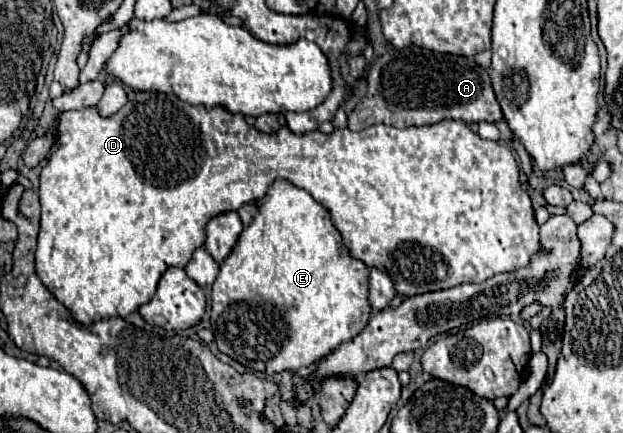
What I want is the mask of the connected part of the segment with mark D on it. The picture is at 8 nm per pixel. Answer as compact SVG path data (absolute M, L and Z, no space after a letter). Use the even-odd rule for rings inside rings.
M139 92L137 102L125 104L117 114L109 118L101 118L97 114L97 108L83 108L83 110L69 110L63 112L61 124L59 124L59 140L55 146L55 152L51 152L45 168L41 170L41 186L39 186L39 198L41 198L41 228L37 236L37 250L35 250L35 268L41 282L47 286L47 290L71 312L71 316L79 324L93 324L97 320L107 320L113 316L127 318L131 312L135 312L139 306L147 304L157 288L157 282L161 274L171 268L179 266L185 268L191 260L191 254L195 248L203 246L205 242L205 224L229 210L241 208L245 202L259 200L269 184L273 184L277 178L289 180L297 188L307 190L319 204L323 204L333 218L333 224L343 234L343 242L349 248L351 256L357 260L363 260L367 266L377 266L379 270L385 270L395 290L401 296L415 296L435 290L447 290L459 284L469 282L483 282L499 272L515 272L517 268L523 268L529 264L531 256L541 252L539 242L539 224L535 222L535 212L531 206L529 194L521 188L519 182L519 166L515 162L513 152L491 140L479 138L475 132L467 128L465 122L459 120L443 120L431 126L411 126L411 128L395 128L387 124L375 124L361 132L353 132L349 128L335 128L331 134L323 134L319 130L307 132L307 134L295 134L287 126L281 126L275 134L263 134L257 132L255 126L247 124L243 114L229 114L223 108L207 110L205 106L191 106L183 100L179 100L173 94L163 92Z

